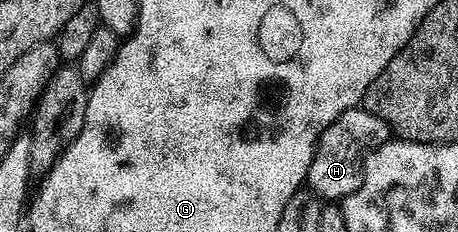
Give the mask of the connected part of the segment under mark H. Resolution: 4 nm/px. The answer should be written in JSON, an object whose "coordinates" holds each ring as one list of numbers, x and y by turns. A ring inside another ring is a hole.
{"coordinates":[[357,108,342,112,326,132,322,132,312,158,307,185,321,200,343,200,350,197,362,184,364,161,372,150,393,137,391,128,369,110],[337,198,337,199,336,199]]}

